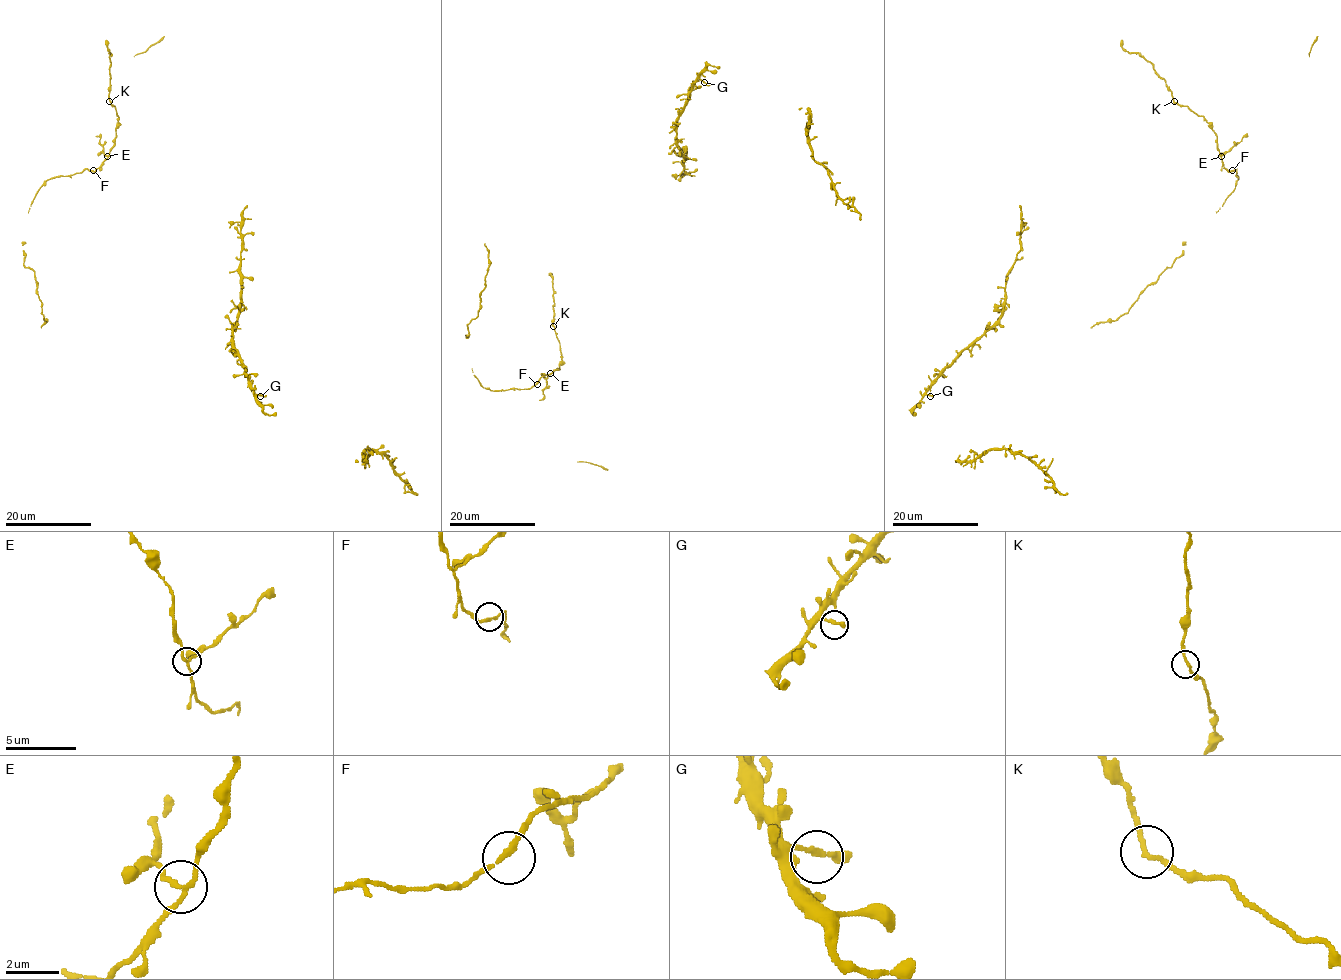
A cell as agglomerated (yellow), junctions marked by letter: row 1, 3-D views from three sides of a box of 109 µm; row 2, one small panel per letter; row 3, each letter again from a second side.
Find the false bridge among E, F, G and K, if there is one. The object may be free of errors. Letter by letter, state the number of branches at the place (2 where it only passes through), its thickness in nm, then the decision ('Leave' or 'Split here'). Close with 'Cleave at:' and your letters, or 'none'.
E: Branches: 3. Thickness 160 nm. Split here
F: Branches: 2. Thickness 190 nm. Leave
G: Branches: 2. Thickness 180 nm. Leave
K: Branches: 2. Thickness 160 nm. Leave
Cleave at: E

